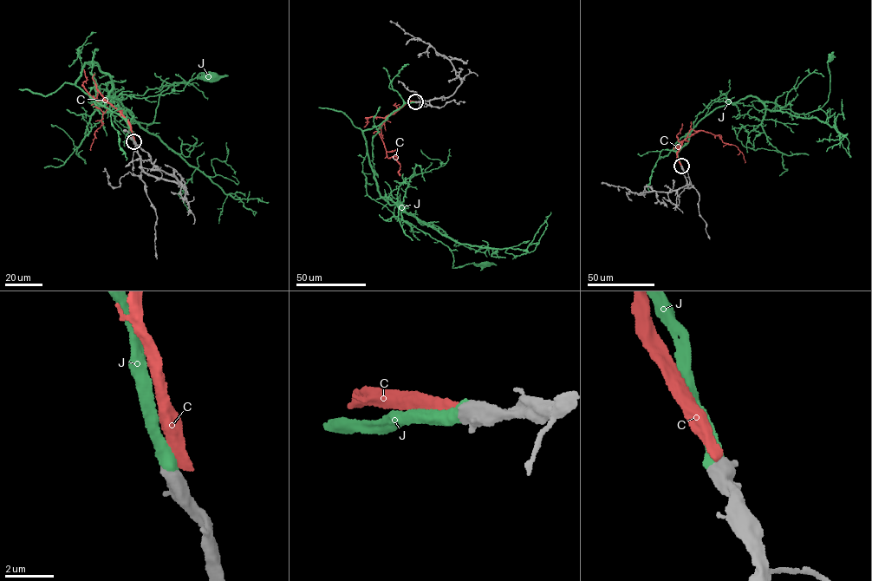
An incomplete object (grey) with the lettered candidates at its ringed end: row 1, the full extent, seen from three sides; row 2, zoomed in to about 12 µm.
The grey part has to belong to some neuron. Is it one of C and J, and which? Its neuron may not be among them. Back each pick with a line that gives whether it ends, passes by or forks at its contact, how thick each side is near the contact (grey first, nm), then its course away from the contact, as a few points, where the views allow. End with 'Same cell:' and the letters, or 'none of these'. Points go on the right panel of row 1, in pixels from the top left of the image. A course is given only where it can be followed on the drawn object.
J: It ends there. Thickness 650 nm (grey) against 550 nm. Its course: (681, 166), (678, 153), (690, 130), (716, 108), (752, 95), (796, 114), (819, 109), (829, 99), (830, 57)
Same cell: J

